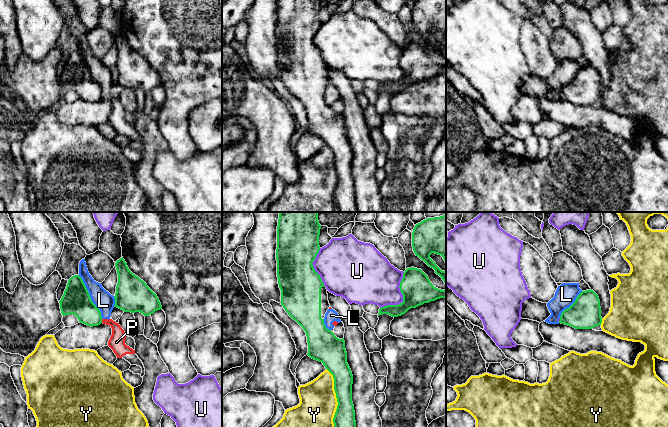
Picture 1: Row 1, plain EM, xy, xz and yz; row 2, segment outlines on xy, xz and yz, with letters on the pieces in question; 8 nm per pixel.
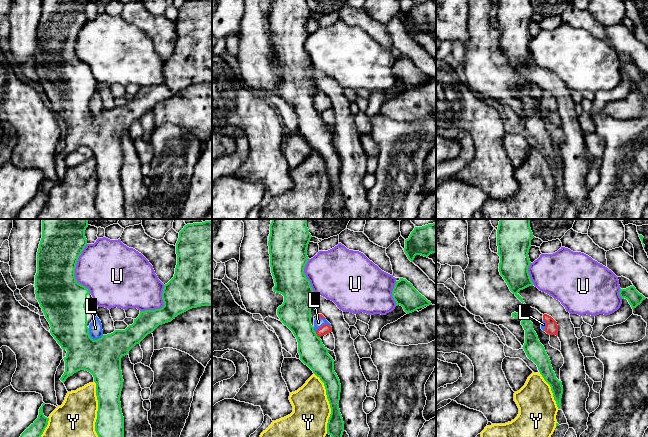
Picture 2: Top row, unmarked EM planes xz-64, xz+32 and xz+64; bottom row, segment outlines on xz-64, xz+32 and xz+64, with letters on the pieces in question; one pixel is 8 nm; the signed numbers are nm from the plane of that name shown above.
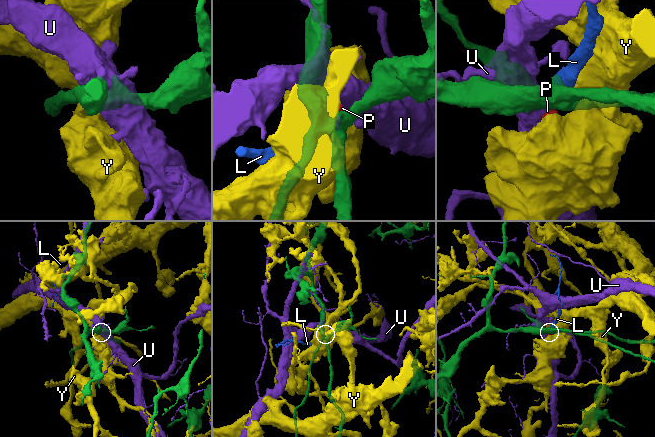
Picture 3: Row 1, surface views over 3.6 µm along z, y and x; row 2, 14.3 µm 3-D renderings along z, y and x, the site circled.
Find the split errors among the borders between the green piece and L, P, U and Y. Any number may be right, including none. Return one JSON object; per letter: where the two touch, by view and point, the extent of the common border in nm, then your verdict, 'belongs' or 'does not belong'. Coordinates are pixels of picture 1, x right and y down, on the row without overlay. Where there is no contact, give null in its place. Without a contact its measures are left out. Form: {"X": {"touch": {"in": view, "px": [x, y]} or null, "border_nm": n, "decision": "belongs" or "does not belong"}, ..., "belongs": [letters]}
{"L": {"touch": {"in": "xy", "px": [90, 73]}, "border_nm": 400, "decision": "does not belong"}, "P": {"touch": {"in": "xy", "px": [101, 97]}, "border_nm": 30, "decision": "does not belong"}, "U": {"touch": {"in": "xz", "px": [403, 74]}, "border_nm": 360, "decision": "does not belong"}, "Y": {"touch": {"in": "xz", "px": [337, 175]}, "border_nm": 500, "decision": "does not belong"}, "belongs": []}

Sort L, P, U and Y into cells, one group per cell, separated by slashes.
L P / U / Y

